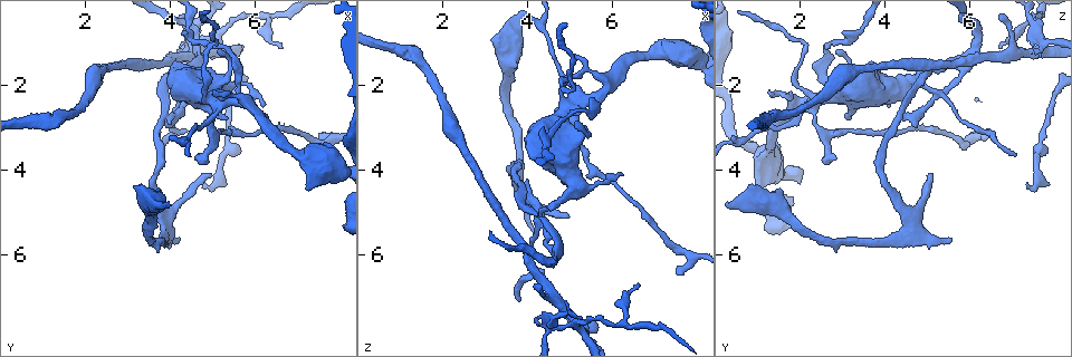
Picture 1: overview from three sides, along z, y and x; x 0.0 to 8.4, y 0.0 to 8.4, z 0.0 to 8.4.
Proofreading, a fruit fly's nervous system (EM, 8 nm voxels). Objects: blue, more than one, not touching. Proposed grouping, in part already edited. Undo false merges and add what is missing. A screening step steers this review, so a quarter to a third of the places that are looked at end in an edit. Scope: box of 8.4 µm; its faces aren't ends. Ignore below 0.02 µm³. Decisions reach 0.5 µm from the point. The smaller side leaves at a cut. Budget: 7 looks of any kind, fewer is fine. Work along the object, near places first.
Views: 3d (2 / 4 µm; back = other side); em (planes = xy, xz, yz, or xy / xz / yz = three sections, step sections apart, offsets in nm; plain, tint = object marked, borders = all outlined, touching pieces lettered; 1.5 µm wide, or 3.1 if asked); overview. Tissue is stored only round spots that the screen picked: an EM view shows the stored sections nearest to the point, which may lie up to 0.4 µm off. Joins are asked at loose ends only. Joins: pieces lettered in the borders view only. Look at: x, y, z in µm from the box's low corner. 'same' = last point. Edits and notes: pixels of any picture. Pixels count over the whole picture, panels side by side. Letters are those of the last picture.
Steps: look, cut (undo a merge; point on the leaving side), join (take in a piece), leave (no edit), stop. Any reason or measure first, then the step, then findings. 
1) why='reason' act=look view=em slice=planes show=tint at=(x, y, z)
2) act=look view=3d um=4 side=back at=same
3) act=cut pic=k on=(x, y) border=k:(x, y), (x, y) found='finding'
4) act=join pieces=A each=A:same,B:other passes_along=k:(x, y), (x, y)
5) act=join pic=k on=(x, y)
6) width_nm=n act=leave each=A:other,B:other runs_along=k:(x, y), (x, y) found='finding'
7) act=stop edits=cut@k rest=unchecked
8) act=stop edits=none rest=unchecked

why='free end' act=look view=em slice=planes show=borders at=(5.00, 2.20, 1.80)

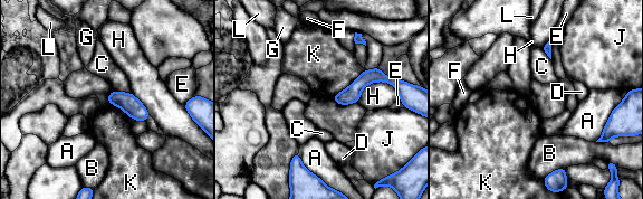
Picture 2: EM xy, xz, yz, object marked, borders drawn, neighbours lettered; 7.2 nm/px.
act=leave each=A:other,B:other,C:other,D:other,E:other,F:other,G:other,H:other,J:other,K:other,L:other border=2:(364, 69), (345, 88), (332, 97) found='none of them fits'

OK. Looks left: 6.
why='four-way junction' act=look view=em slice=planes show=tint at=(4.30, 2.05, 5.05)

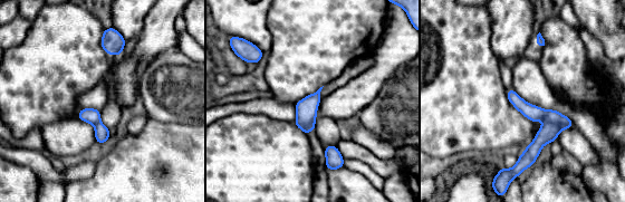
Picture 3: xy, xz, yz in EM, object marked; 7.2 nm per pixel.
act=look view=em slice=planes show=borders at=same

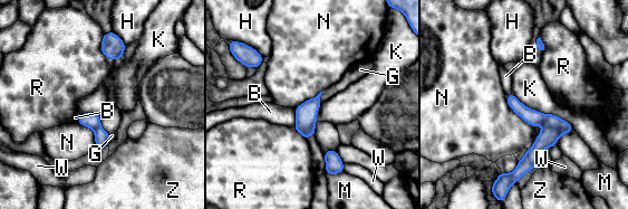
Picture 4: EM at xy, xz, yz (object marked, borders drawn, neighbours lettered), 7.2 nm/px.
act=cut pic=4 on=(549, 136) each=B:other,G:other,H:other,K:other,M:other,N:other,R:other,W:other,Z:other border=4:(546, 126), (558, 129), (561, 133) found='two neurons meet here'

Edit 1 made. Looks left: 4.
act=stop edits=cut@4 rest=unchecked

